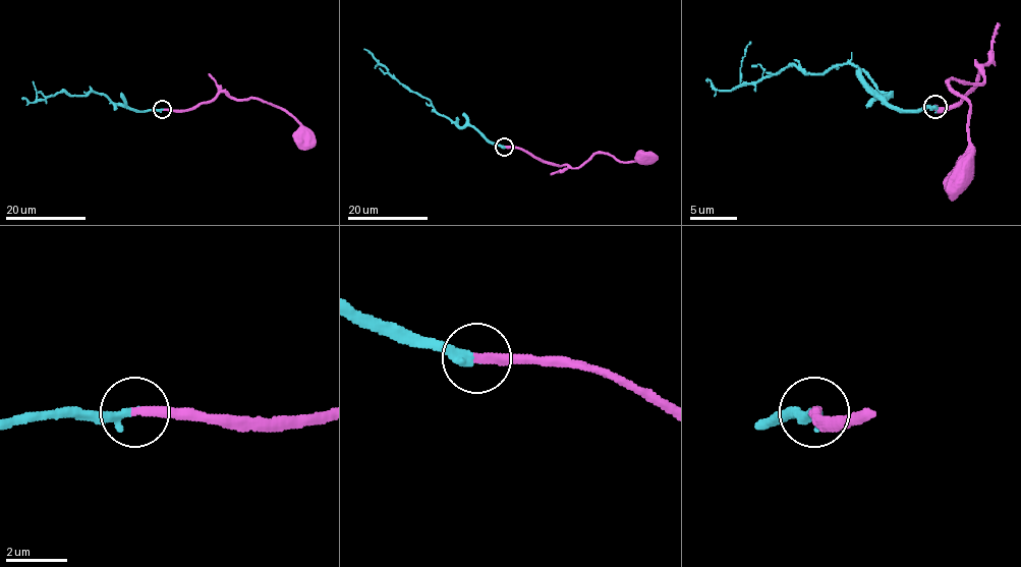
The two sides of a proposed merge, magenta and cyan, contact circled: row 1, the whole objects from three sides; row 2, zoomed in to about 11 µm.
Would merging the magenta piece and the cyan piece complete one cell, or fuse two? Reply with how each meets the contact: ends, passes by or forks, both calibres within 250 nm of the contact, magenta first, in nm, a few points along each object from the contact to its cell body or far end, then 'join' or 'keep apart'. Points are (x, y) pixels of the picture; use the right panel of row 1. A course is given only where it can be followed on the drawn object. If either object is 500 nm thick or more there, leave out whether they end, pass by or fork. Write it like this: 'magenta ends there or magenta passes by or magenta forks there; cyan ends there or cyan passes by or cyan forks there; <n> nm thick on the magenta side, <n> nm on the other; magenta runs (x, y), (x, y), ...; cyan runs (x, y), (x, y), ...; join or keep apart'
magenta ends there; cyan ends there; 320 nm thick on the magenta side, 300 nm on the other; magenta runs (934, 107), (948, 109), (967, 93), (978, 67), (981, 83), (948, 81), (969, 102), (969, 165), (962, 172); cyan runs (934, 107), (894, 109), (852, 64), (824, 74), (791, 64), (730, 91), (706, 78); join

